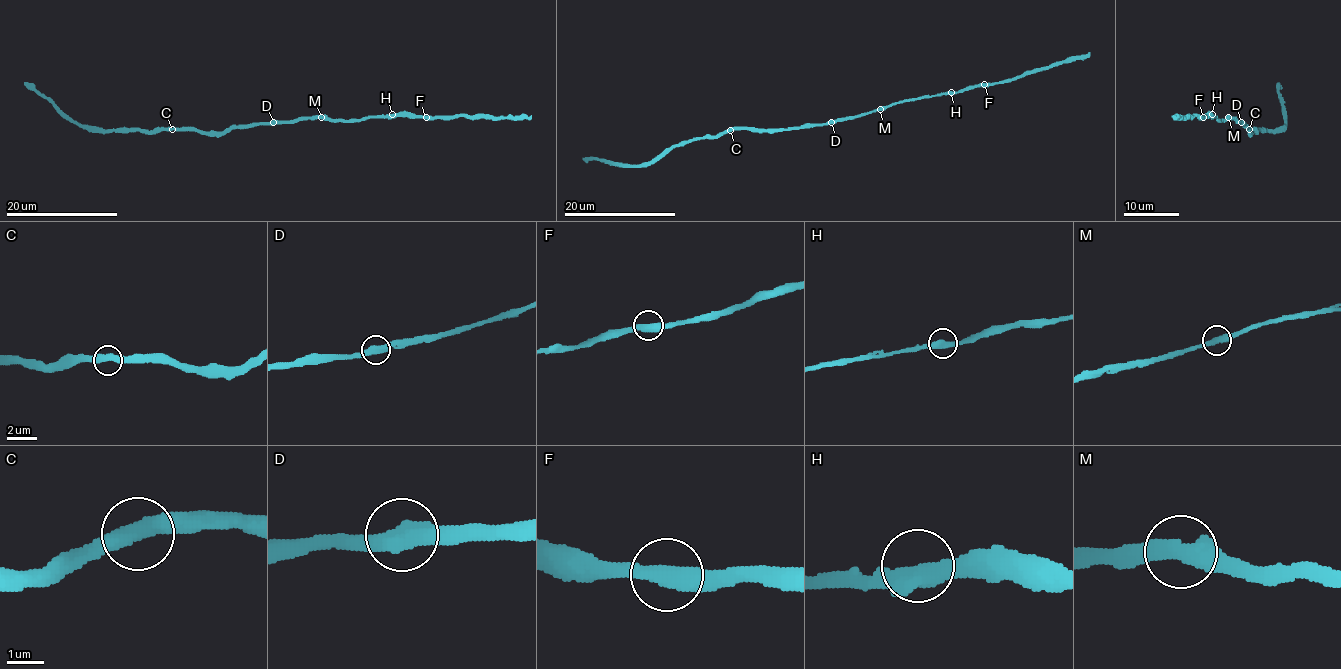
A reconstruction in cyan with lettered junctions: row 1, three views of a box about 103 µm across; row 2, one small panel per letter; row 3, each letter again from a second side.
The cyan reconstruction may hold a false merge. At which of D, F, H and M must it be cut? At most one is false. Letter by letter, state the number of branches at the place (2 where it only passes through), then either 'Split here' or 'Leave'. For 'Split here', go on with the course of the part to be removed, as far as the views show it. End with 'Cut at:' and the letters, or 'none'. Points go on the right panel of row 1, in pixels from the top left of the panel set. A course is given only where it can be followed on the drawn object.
D: Branches: 2. Leave
F: Branches: 2. Leave
H: Branches: 2. Leave
M: Branches: 2. Leave
Cut at: none

